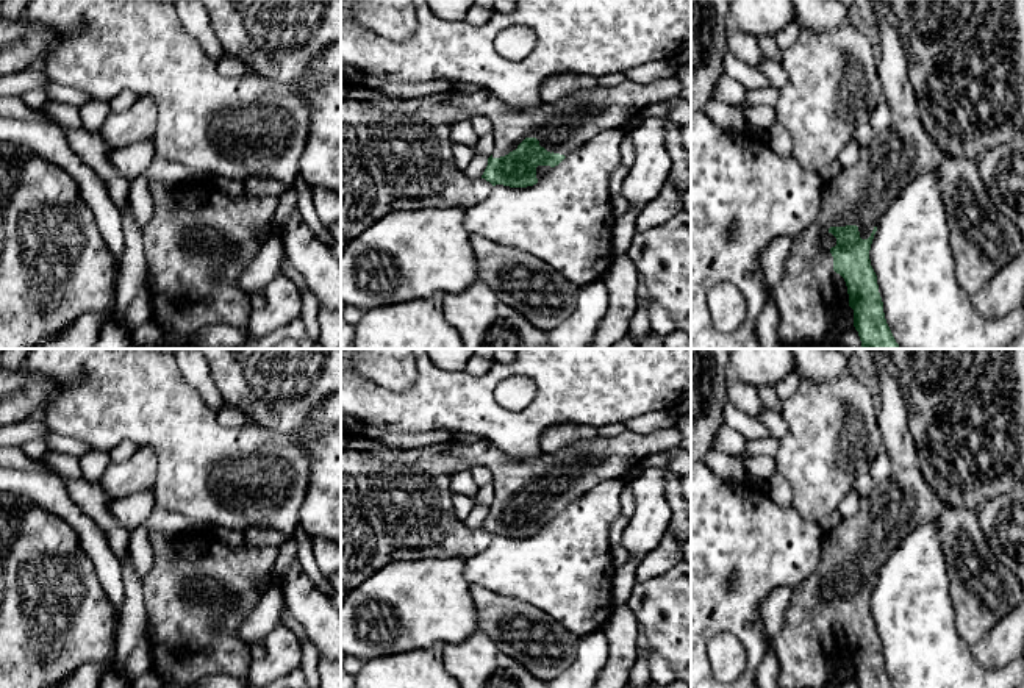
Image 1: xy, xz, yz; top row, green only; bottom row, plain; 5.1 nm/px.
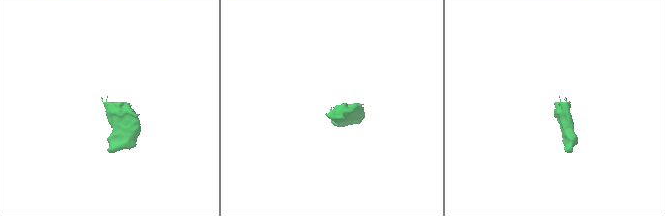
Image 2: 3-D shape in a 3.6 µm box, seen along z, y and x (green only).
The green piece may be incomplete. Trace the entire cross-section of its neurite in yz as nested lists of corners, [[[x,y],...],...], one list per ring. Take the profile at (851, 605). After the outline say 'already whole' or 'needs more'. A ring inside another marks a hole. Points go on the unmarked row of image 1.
[[[918,466],[893,471],[885,482],[875,483],[872,493],[860,499],[858,511],[852,518],[841,519],[821,539],[821,561],[816,571],[793,588],[782,630],[769,640],[779,658],[779,688],[825,688],[827,680],[836,672],[841,654],[833,638],[833,624],[840,624],[847,636],[849,657],[854,660],[854,677],[860,688],[894,688],[883,663],[877,625],[871,616],[869,600],[877,582],[877,574],[890,554],[916,527],[935,521],[943,503],[921,474]]]; needs more

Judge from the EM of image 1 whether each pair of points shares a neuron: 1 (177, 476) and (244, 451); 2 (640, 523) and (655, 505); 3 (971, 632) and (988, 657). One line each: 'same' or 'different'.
1: same
2: same
3: different

